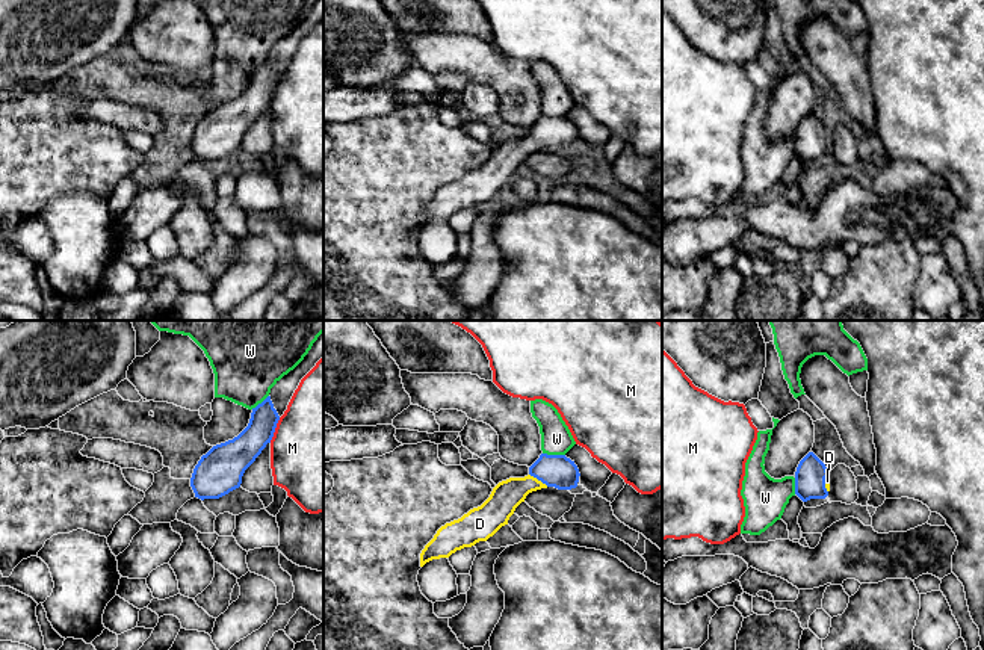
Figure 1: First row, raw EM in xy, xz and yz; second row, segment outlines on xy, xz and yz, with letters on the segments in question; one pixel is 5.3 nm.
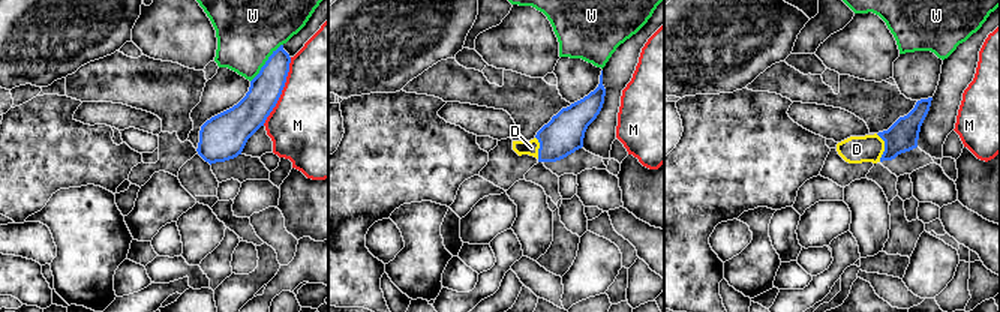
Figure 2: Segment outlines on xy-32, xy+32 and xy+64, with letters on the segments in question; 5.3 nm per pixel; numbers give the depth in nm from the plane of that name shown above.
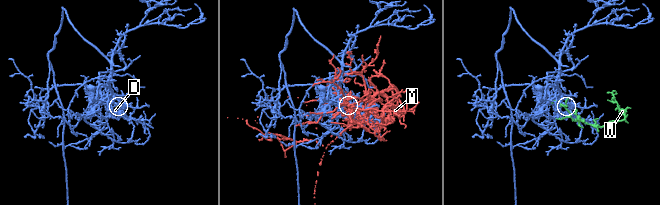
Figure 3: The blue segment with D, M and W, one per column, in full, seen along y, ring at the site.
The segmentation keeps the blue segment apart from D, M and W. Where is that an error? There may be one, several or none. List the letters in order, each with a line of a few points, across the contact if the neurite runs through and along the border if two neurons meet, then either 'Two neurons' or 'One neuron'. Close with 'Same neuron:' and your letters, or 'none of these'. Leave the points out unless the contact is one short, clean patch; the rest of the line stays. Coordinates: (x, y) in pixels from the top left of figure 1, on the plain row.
D: Line: xz (555, 132), (547, 132), (538, 141), (508, 156). One neuron
M: Two neurons
W: Two neurons
Same neuron: D

